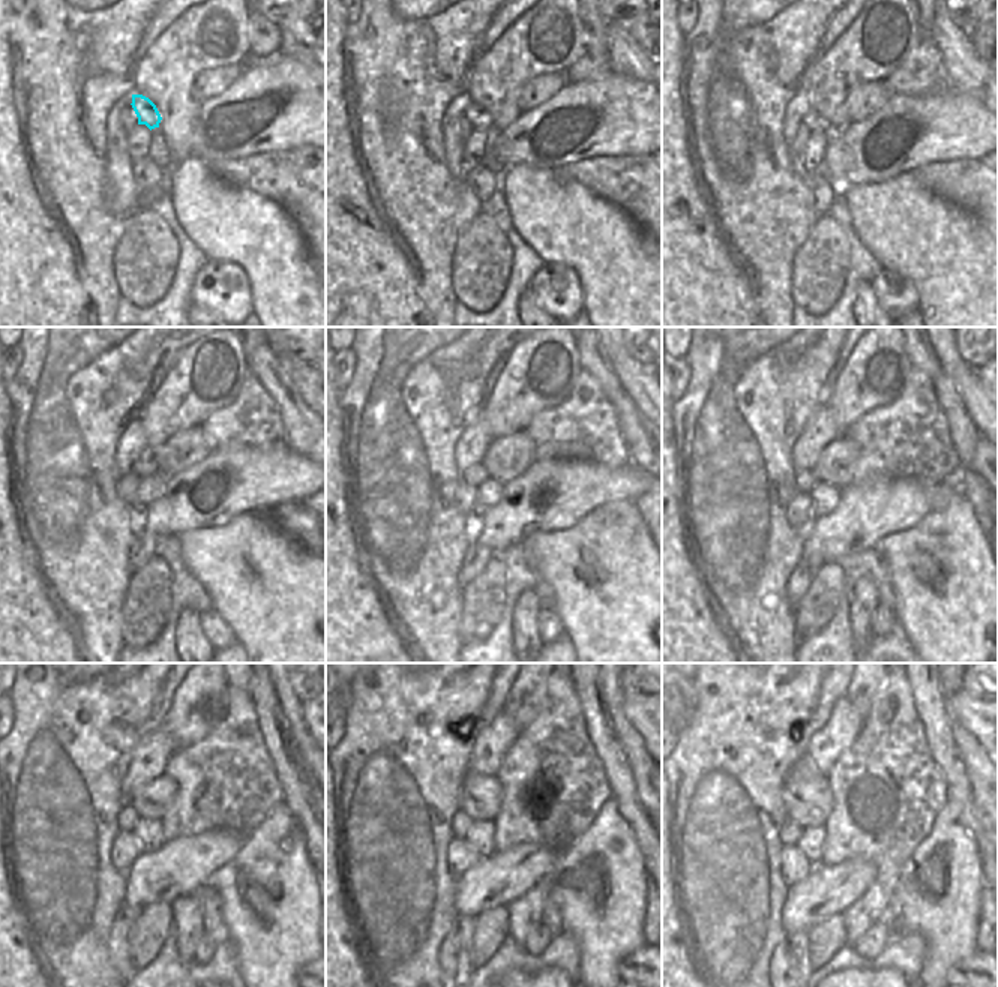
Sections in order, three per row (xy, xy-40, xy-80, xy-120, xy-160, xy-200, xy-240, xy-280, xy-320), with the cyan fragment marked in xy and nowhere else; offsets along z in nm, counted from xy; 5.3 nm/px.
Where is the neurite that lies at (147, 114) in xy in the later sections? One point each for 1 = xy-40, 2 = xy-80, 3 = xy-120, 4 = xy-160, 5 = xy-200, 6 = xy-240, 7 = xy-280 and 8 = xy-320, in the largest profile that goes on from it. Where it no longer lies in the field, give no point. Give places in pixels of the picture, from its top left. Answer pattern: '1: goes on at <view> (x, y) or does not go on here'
1: goes on at xy-40 (477, 116)
2: goes on at xy-80 (815, 122)
3: goes on at xy-120 (144, 467)
4: goes on at xy-160 (473, 476)
5: goes on at xy-200 (805, 479)
6: goes on at xy-240 (128, 818)
7: goes on at xy-280 (461, 822)
8: goes on at xy-320 (790, 833)

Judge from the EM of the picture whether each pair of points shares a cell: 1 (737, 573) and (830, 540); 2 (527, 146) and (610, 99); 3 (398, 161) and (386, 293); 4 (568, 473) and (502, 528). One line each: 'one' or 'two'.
1: two
2: one
3: two
4: one

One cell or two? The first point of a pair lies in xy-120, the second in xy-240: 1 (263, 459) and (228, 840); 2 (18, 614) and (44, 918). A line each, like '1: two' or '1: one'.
1: one
2: two

